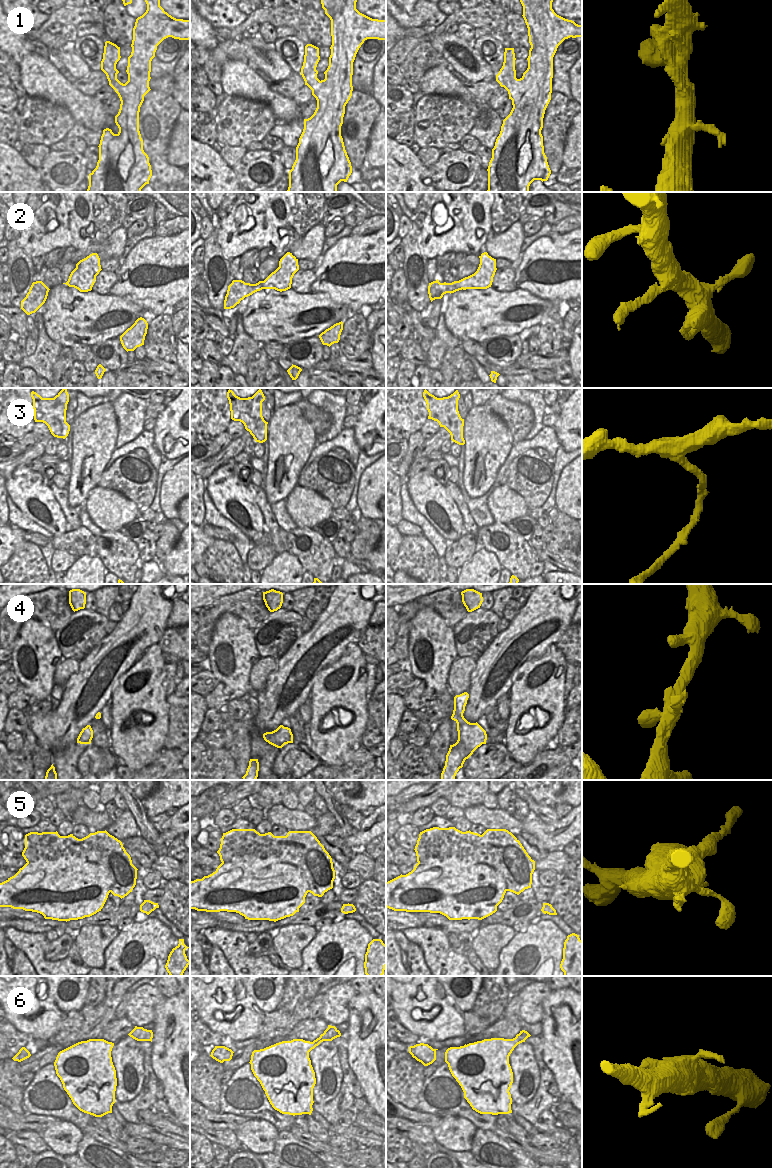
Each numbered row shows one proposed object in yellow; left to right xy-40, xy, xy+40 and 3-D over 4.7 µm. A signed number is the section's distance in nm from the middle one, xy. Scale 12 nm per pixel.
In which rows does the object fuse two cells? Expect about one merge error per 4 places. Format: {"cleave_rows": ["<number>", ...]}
{"cleave_rows": ["5"]}

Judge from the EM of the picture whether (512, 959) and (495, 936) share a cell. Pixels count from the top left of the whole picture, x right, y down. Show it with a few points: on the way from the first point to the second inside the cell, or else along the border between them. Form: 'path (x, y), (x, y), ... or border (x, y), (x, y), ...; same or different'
border (516, 932), (501, 949), (498, 965); different

